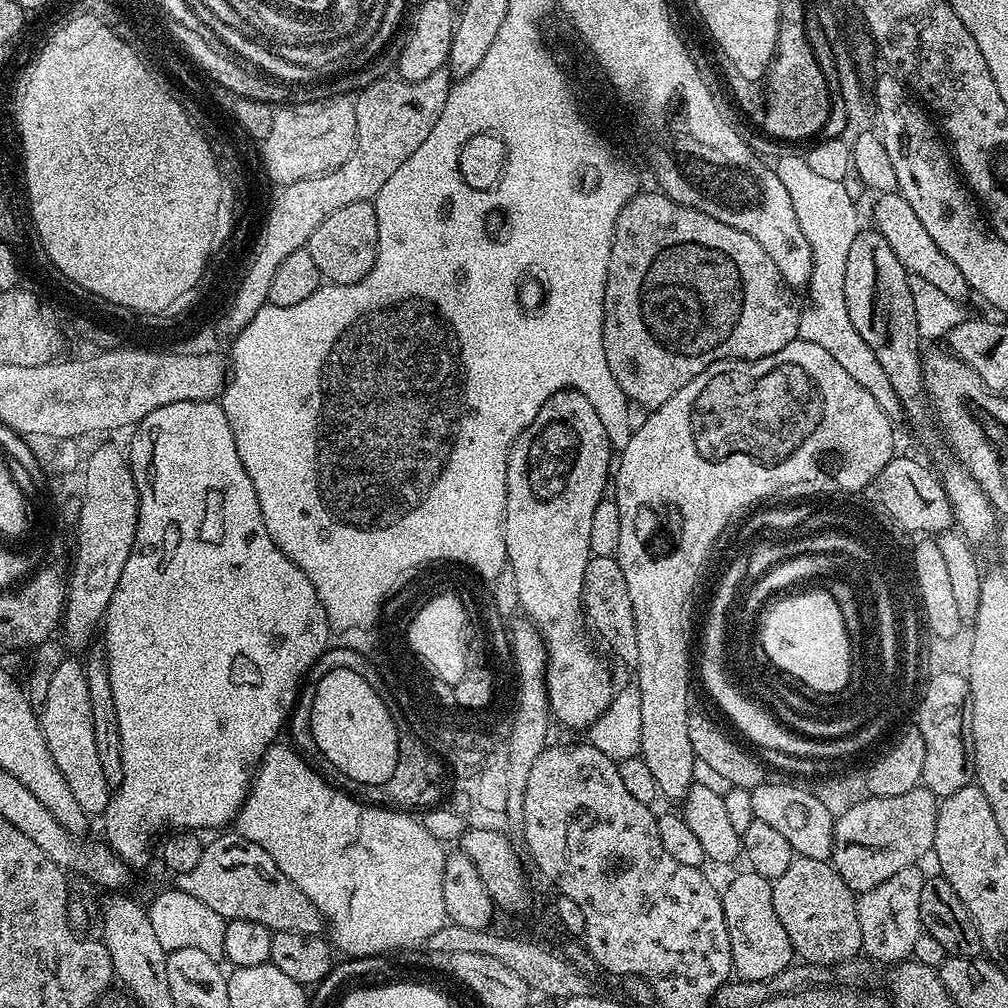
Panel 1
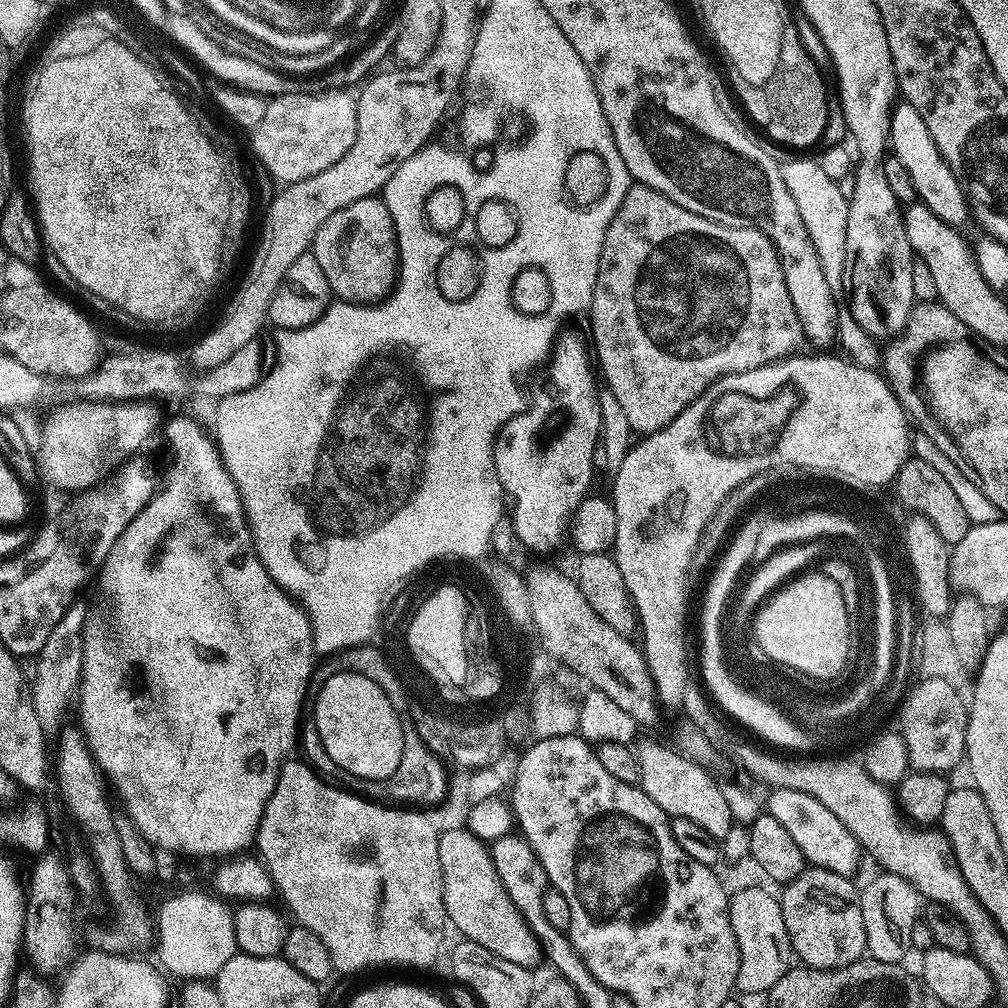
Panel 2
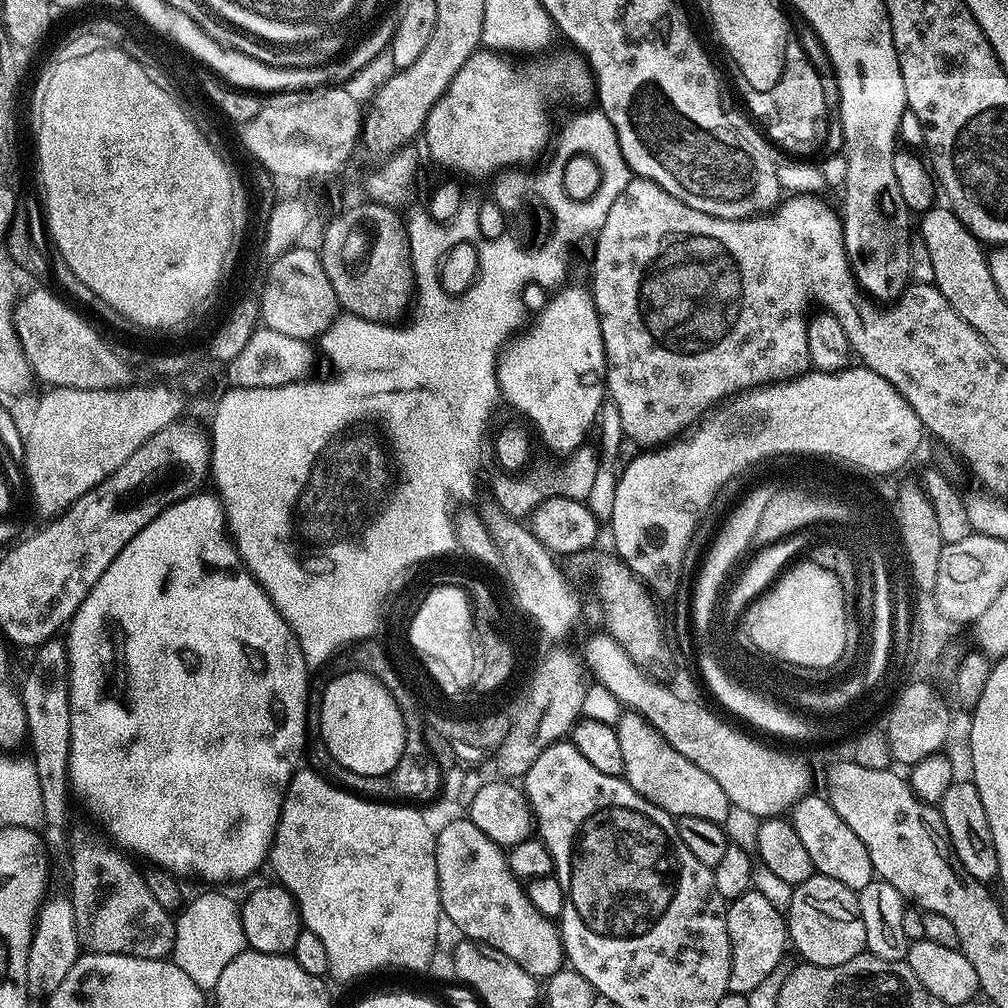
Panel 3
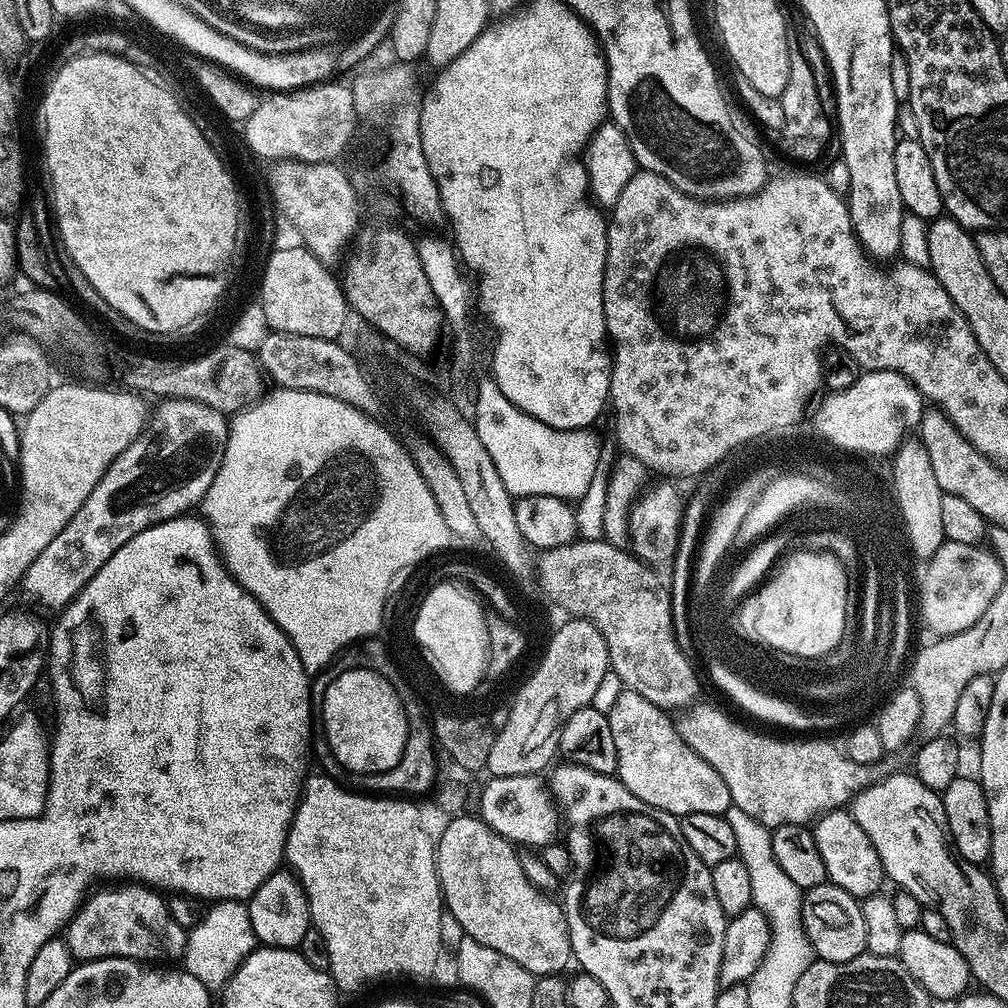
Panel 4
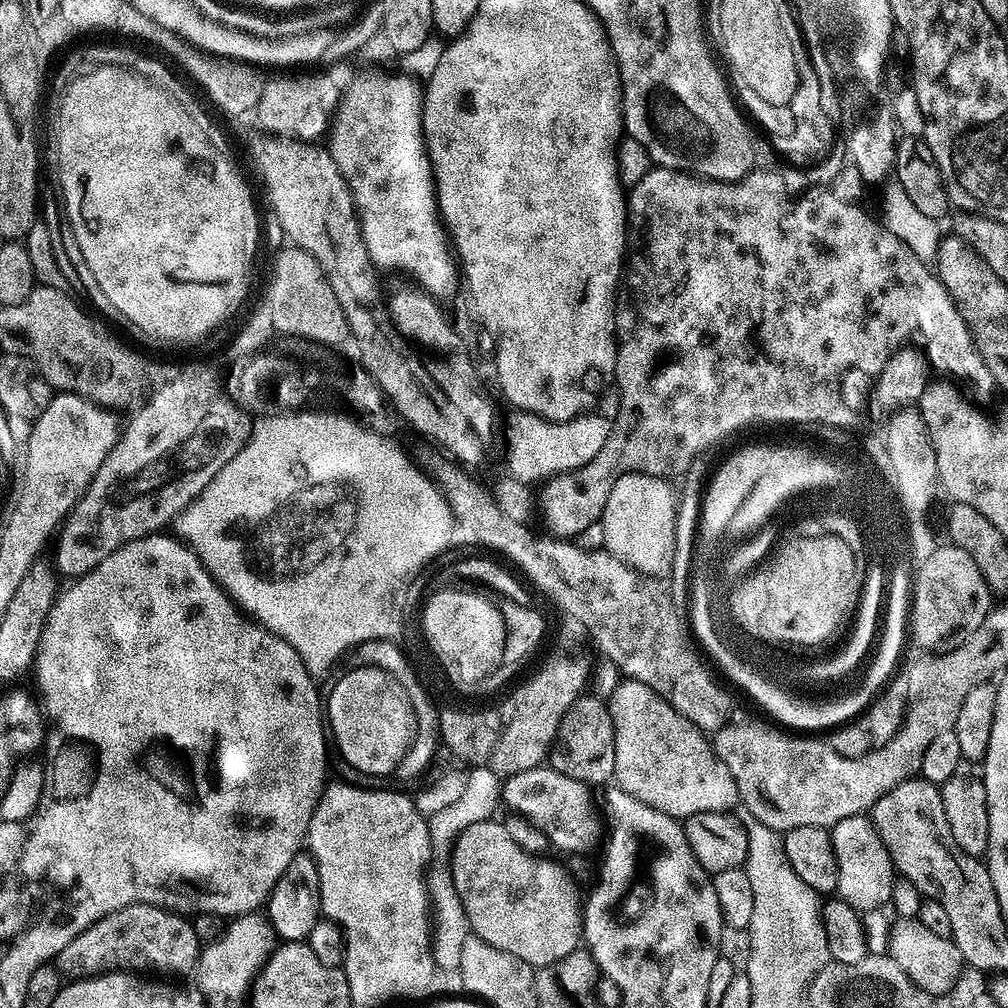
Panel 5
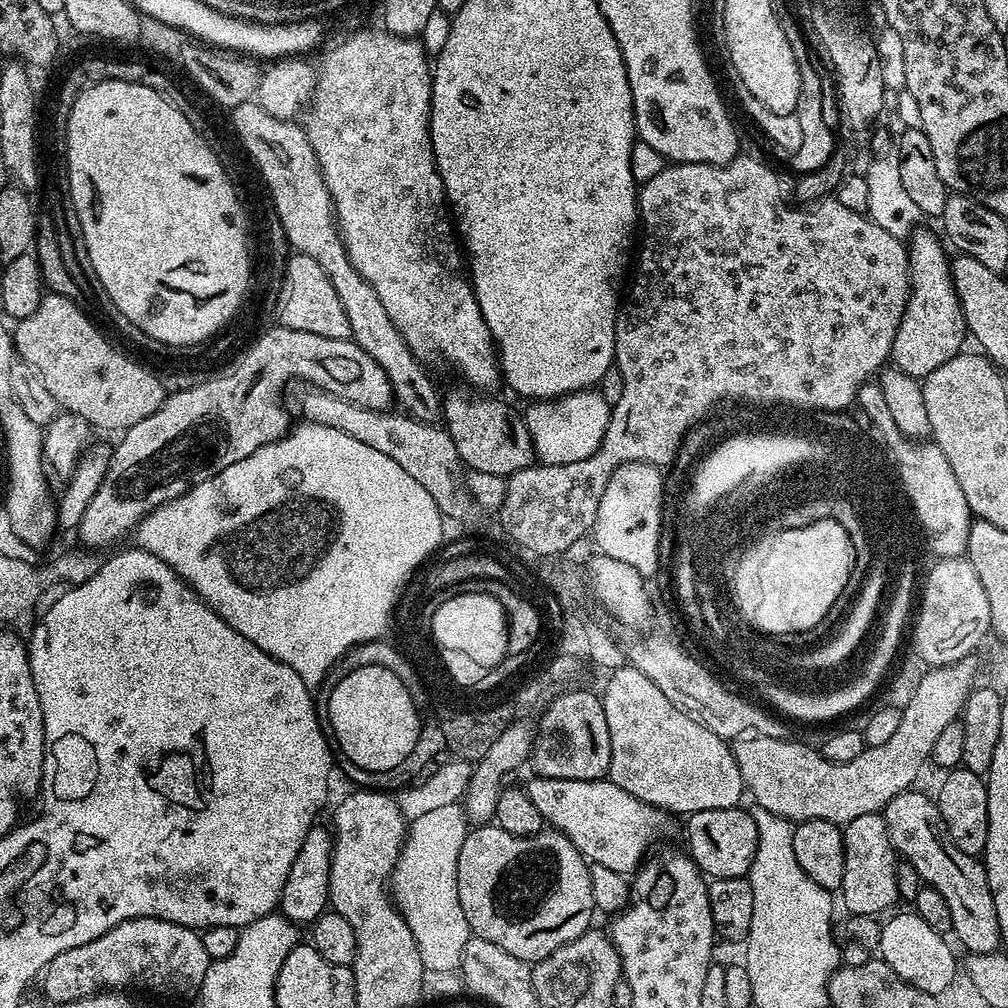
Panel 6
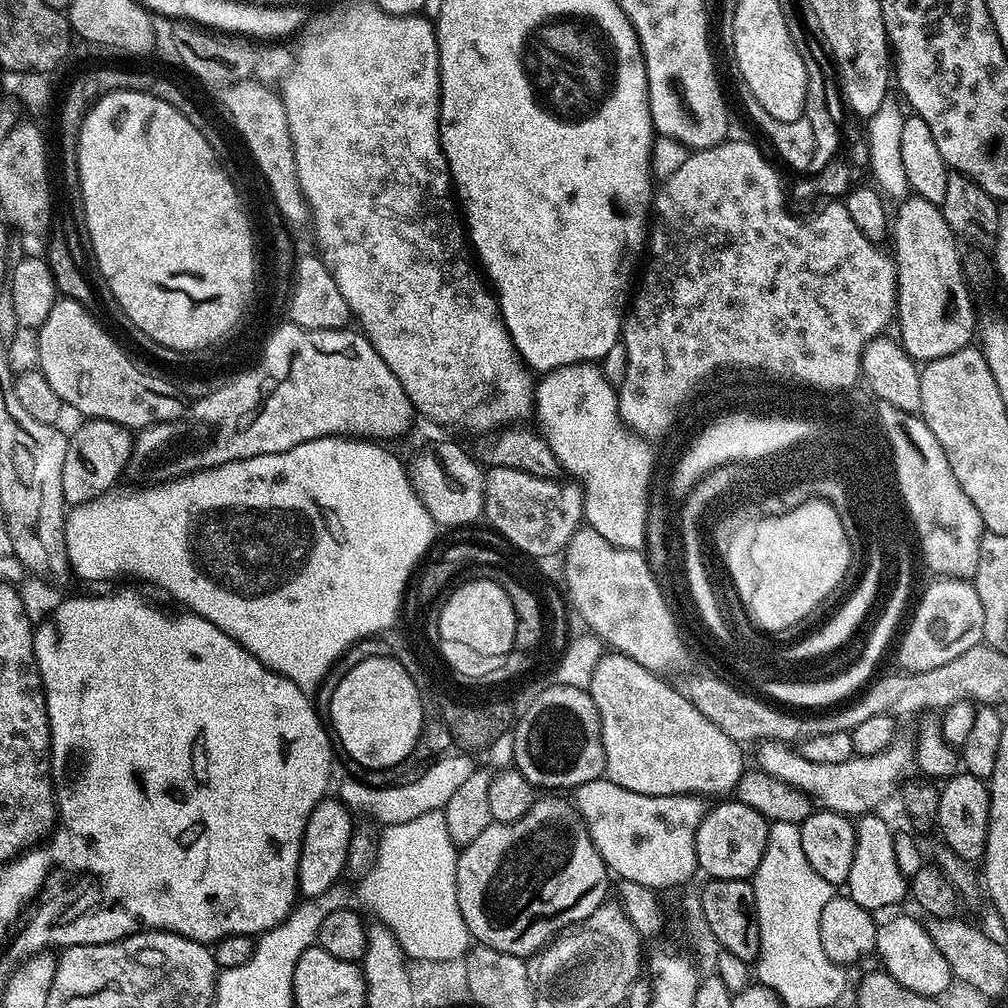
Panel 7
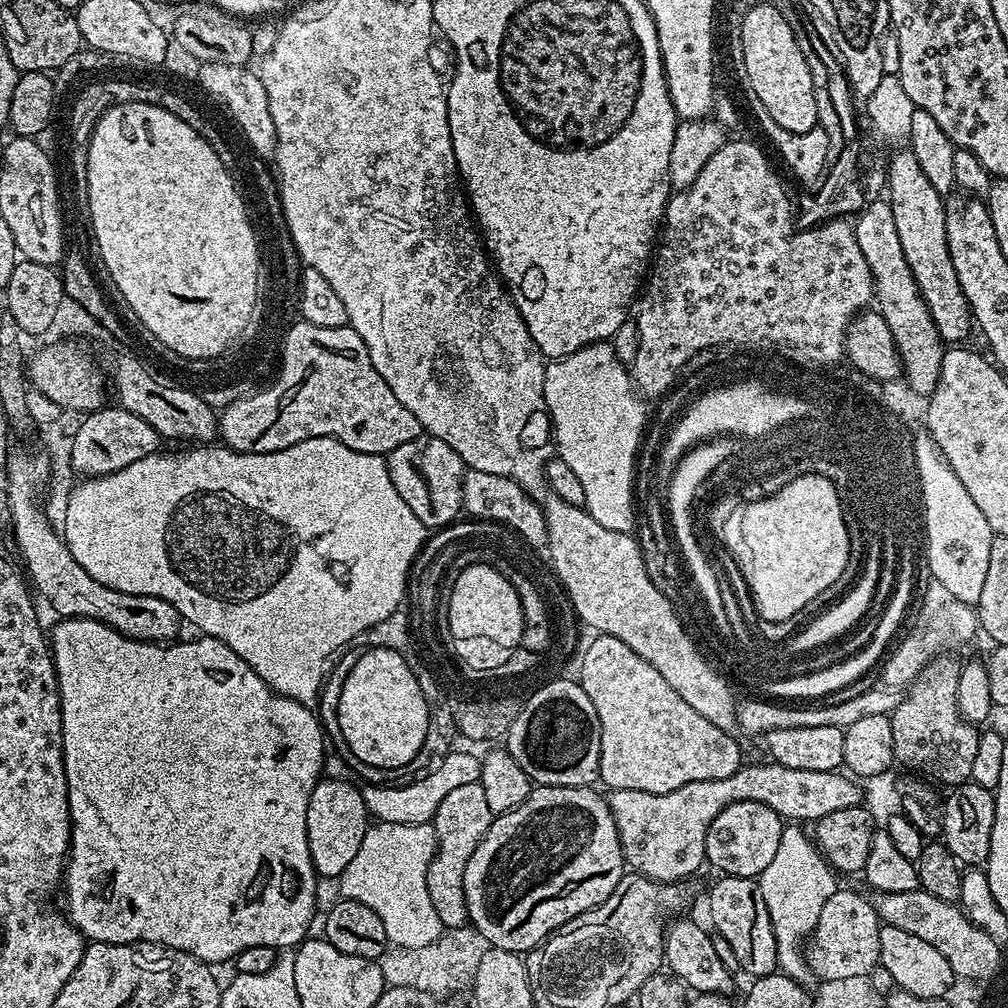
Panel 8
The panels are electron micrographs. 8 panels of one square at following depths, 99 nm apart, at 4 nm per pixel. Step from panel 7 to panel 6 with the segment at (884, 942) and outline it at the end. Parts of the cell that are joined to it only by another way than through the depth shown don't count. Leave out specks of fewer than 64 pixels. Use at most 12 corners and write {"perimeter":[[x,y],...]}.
{"perimeter":[[915,911],[880,924],[879,959],[937,997],[958,973]]}

